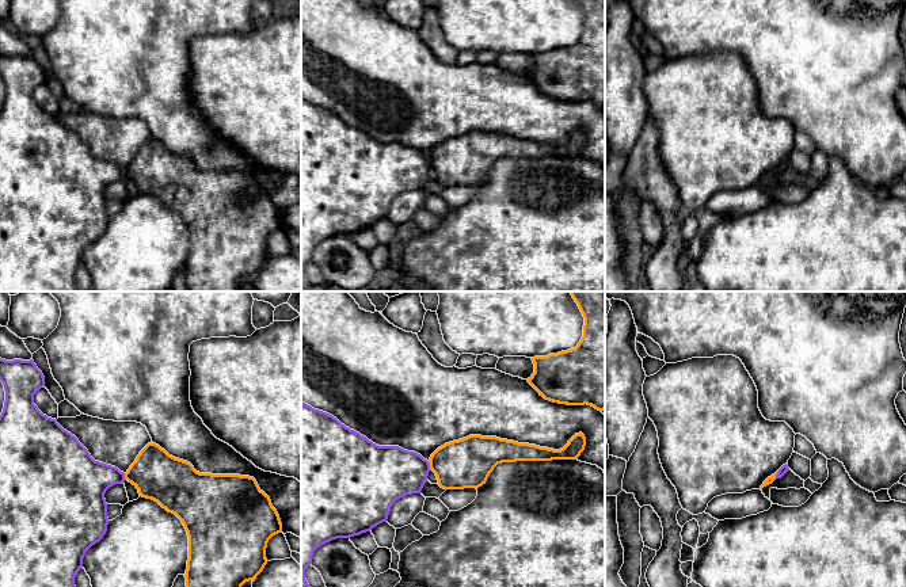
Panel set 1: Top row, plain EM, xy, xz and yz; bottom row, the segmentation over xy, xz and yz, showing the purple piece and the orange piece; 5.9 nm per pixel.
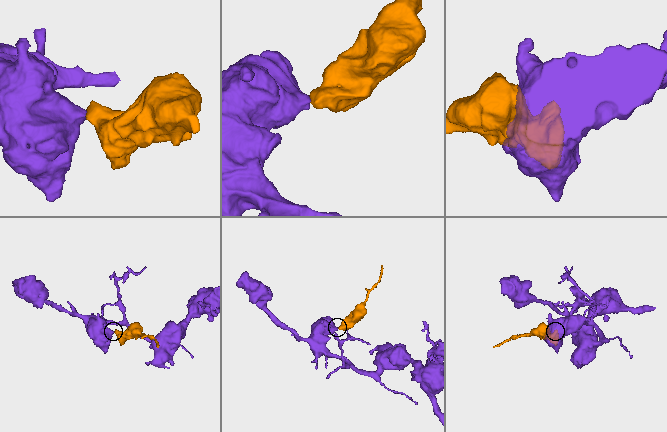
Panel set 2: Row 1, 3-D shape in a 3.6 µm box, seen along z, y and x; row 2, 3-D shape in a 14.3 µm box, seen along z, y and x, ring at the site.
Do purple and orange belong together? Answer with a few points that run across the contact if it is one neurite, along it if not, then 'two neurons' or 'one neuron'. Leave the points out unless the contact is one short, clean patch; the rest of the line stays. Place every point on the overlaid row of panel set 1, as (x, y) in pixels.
xz (427, 461), (430, 469) | two neurons

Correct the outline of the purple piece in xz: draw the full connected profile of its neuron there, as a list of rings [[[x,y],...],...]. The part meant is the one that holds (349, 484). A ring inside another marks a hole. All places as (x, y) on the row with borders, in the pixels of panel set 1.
[[[301,401],[301,587],[309,587],[305,569],[319,546],[336,538],[359,535],[387,522],[397,499],[420,493],[429,472],[430,464],[420,454],[399,446],[378,446],[332,415]]]

